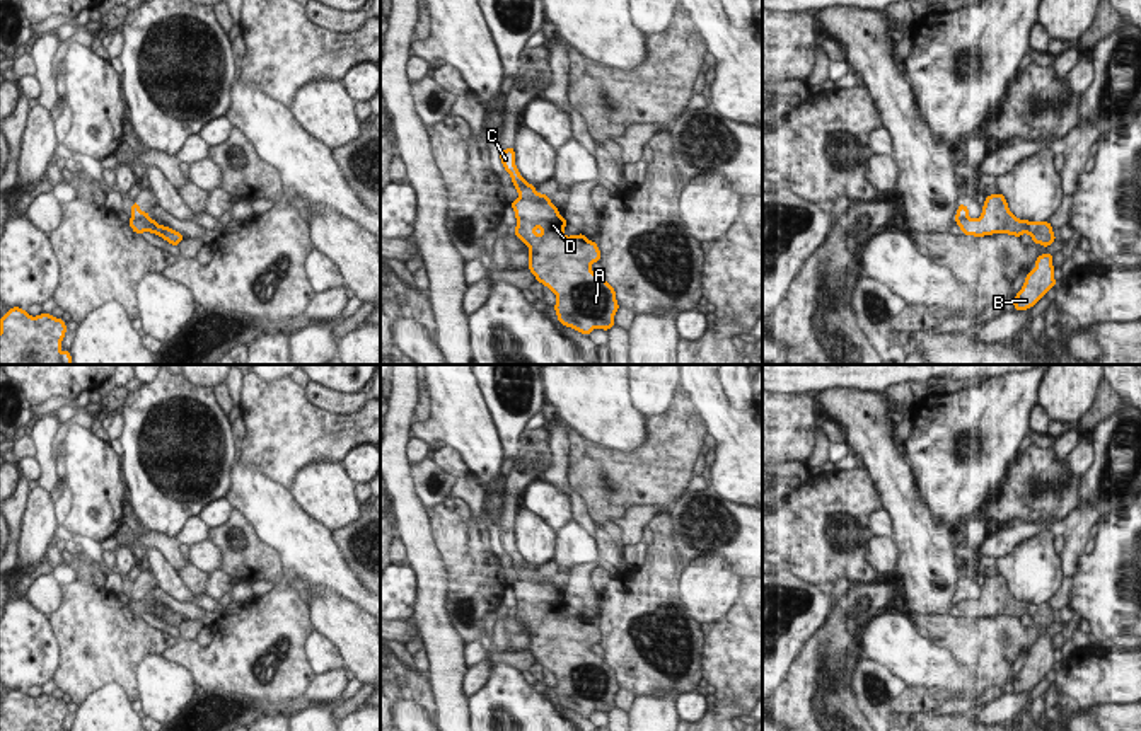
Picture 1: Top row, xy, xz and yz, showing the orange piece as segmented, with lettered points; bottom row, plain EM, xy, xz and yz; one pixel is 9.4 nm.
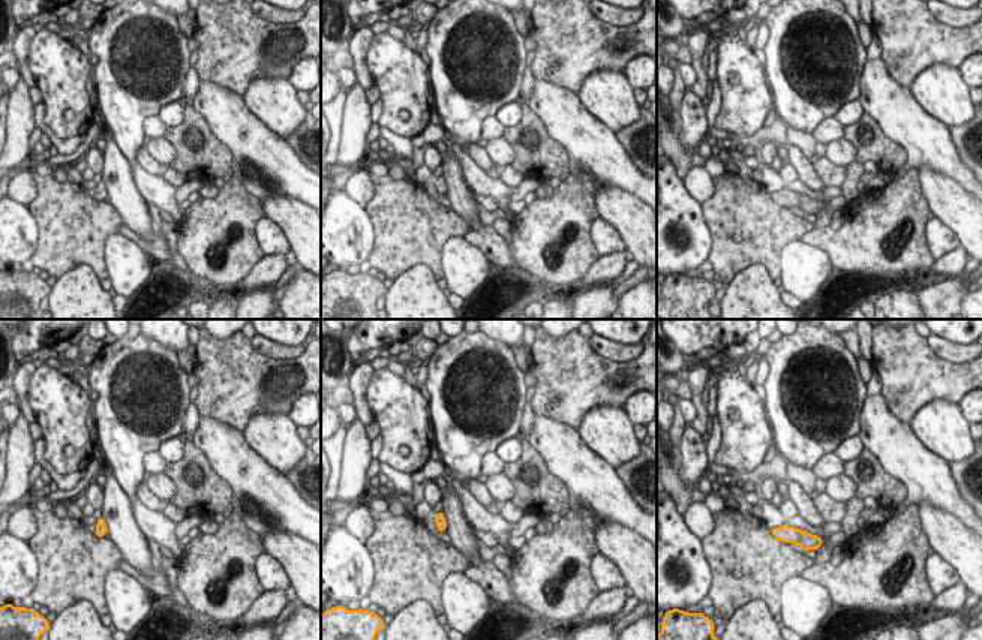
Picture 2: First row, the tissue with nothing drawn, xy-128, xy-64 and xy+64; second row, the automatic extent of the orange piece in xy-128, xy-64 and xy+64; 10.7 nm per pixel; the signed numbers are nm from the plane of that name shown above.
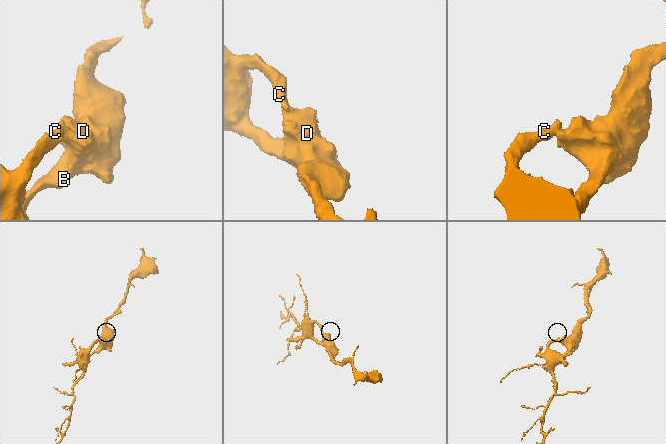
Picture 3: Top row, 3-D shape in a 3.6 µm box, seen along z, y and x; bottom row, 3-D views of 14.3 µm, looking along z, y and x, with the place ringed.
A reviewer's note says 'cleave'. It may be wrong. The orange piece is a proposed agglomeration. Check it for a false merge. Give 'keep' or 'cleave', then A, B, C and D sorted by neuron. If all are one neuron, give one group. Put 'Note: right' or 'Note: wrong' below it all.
cleave; A B D / C
Note: right

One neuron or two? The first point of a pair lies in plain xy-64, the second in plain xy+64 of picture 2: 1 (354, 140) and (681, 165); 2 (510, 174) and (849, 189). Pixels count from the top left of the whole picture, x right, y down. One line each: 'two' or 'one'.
1: two
2: one

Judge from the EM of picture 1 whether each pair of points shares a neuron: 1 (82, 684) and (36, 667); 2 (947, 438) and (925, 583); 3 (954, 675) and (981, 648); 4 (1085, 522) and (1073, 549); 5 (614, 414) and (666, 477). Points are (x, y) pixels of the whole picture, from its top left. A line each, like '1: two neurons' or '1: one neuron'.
1: two neurons
2: two neurons
3: two neurons
4: one neuron
5: two neurons

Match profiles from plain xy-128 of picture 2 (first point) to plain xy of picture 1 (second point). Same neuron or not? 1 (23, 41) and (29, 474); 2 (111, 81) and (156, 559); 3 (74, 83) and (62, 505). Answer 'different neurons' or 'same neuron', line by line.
1: different neurons
2: different neurons
3: different neurons

